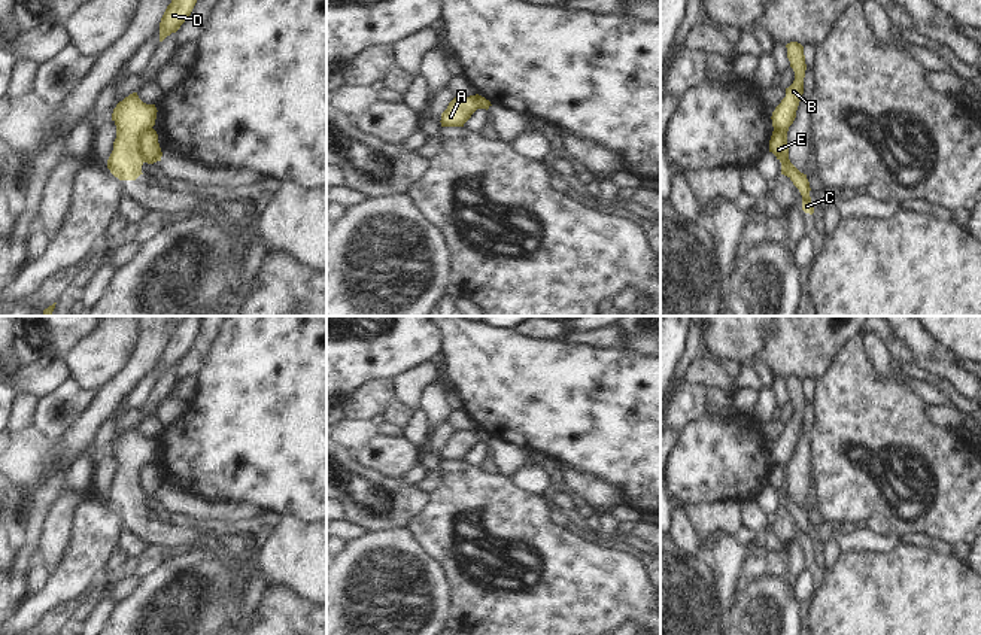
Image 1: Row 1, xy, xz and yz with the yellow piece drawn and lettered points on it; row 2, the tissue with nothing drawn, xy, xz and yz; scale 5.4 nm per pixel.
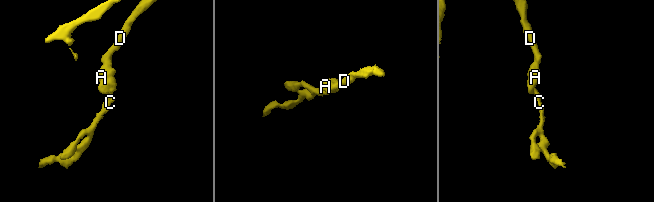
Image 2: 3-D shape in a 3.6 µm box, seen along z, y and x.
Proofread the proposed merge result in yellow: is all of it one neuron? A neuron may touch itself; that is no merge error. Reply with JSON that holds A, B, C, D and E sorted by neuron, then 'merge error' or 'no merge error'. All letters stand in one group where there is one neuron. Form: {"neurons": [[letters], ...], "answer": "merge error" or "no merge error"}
{"neurons": [["A", "B", "D"], ["C", "E"]], "answer": "merge error"}

